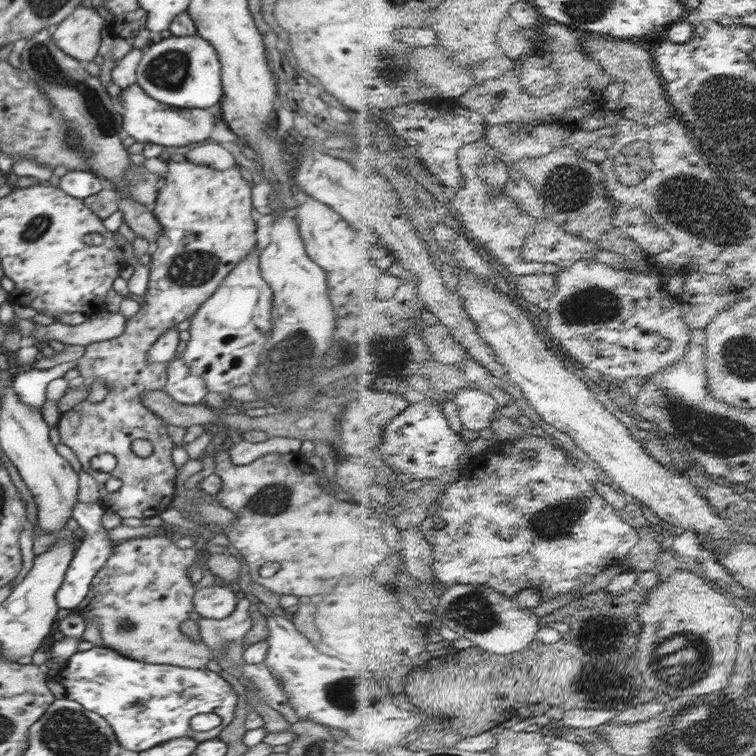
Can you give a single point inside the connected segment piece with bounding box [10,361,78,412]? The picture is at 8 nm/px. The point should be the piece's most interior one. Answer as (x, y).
(31, 386)

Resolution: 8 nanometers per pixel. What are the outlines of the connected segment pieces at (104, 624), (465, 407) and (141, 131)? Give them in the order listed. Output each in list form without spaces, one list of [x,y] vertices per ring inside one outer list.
[[[157,534],[117,542],[113,548],[113,555],[96,573],[89,592],[76,608],[76,613],[82,616],[85,624],[92,620],[98,622],[104,646],[122,652],[122,656],[148,664],[172,664],[182,668],[206,669],[206,664],[214,659],[213,650],[202,640],[195,641],[179,629],[180,624],[189,619],[188,613],[193,610],[193,596],[197,589],[194,589],[194,584],[188,577],[188,570],[201,564],[196,551],[194,546],[178,548],[175,541]]]
[[[471,387],[463,388],[453,398],[459,404],[464,428],[472,431],[492,428],[503,403],[492,393]]]
[[[132,84],[130,88],[122,90],[117,103],[123,116],[123,134],[129,135],[142,143],[156,143],[163,147],[188,146],[189,144],[206,140],[216,122],[216,115],[208,109],[178,108],[159,103],[145,93],[140,86]]]

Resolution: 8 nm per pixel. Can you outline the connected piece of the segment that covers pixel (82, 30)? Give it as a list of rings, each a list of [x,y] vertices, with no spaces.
[[[79,5],[75,11],[66,17],[59,25],[53,28],[53,41],[68,55],[83,63],[92,61],[98,55],[101,43],[101,33],[106,30],[102,26],[102,17],[96,8],[87,8]]]

